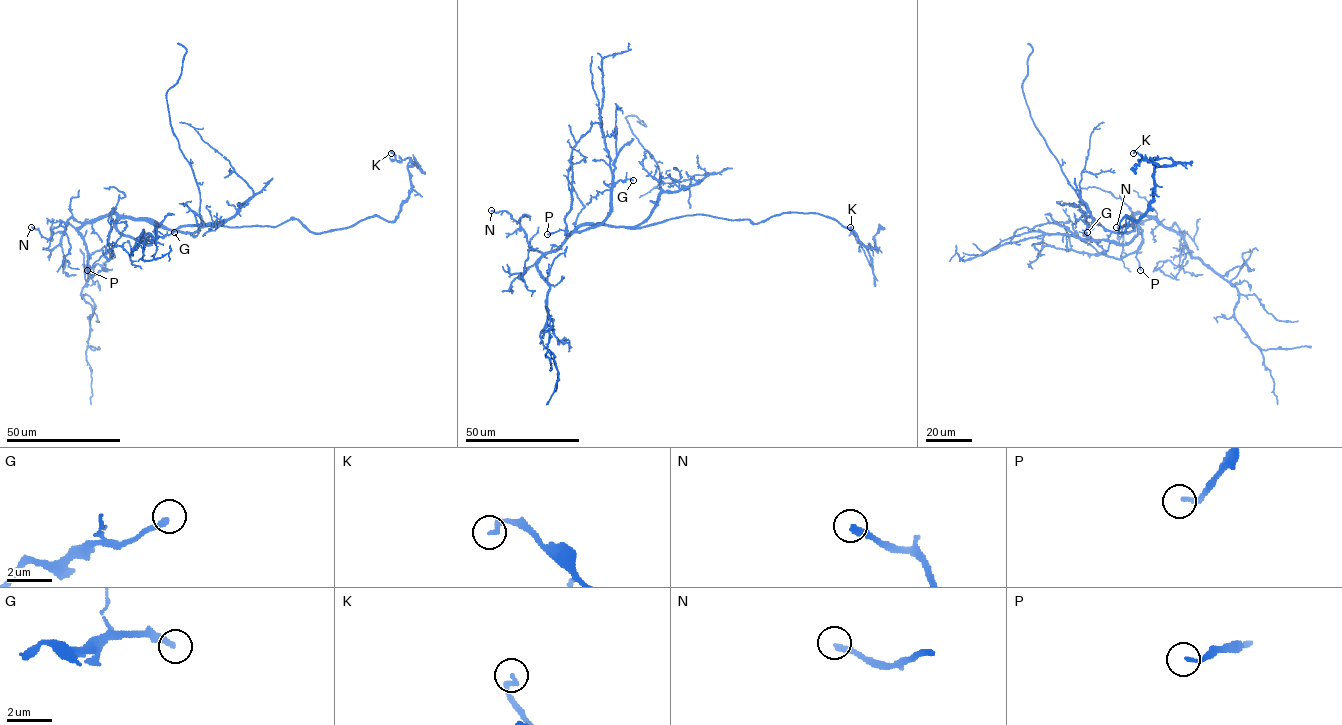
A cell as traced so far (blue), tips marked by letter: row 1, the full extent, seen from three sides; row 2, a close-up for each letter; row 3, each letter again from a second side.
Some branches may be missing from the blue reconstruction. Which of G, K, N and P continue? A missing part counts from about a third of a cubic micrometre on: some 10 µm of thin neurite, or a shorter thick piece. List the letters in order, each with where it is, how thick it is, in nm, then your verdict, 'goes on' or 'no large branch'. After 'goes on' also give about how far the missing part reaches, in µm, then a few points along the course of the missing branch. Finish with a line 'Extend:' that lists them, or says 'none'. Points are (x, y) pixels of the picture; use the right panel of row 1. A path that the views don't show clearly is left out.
G: at (1087, 232); 260 nm thick; no large branch
K: at (1133, 153); 220 nm thick; no large branch
N: at (1116, 227); 280 nm thick; no large branch
P: at (1140, 270); 170 nm thick; no large branch
Extend: none

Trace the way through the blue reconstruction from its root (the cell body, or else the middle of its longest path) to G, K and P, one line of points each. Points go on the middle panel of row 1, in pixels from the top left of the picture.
G: (646, 225), (626, 228), (586, 224), (576, 230), (599, 224), (609, 211), (612, 186), (619, 180), (633, 180)
K: (646, 225), (695, 214), (759, 223), (783, 213), (817, 213), (852, 229), (870, 247), (871, 266), (850, 227)
P: (646, 225), (626, 228), (586, 224), (568, 236), (560, 229), (547, 234)

